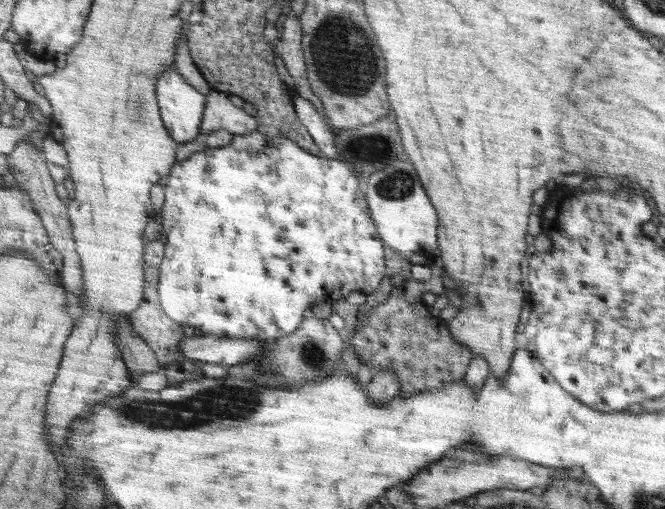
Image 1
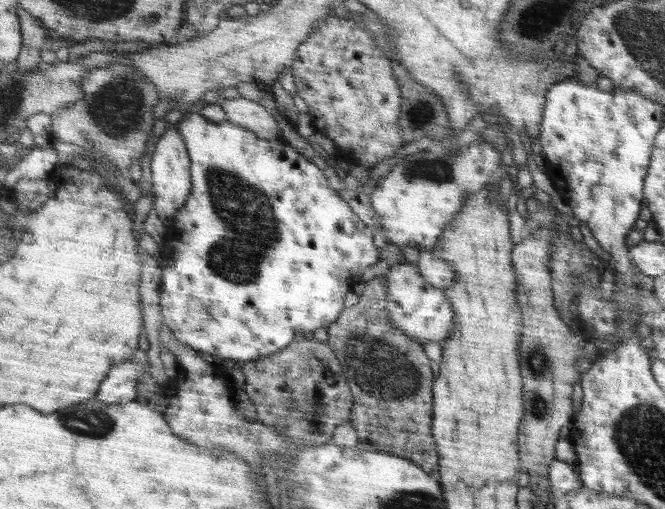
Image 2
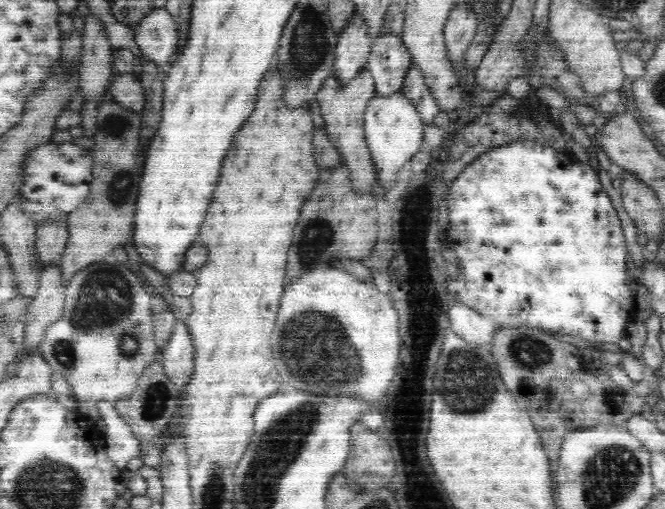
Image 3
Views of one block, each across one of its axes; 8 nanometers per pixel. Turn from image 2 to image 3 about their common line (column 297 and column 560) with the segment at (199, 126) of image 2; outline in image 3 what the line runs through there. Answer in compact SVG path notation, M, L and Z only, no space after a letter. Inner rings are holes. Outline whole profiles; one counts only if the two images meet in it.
M521 139L516 142L508 143L507 145L497 146L491 148L488 152L481 154L478 159L473 159L473 161L460 173L460 176L456 178L455 182L452 182L452 188L450 188L450 194L448 194L448 198L452 198L450 202L452 202L452 210L450 210L450 220L452 220L452 230L450 230L450 234L446 236L448 240L450 240L450 244L452 246L460 246L460 248L464 248L464 250L470 250L470 252L456 252L458 254L458 260L460 260L459 264L463 267L461 268L462 274L457 277L450 277L450 282L448 284L452 284L452 288L456 288L456 298L460 305L469 306L470 308L474 308L478 314L481 316L492 316L494 320L496 320L495 324L498 324L500 328L510 328L510 329L521 329L524 327L528 327L528 329L538 328L540 331L548 330L548 332L562 332L562 334L572 334L572 336L578 336L578 341L580 339L591 341L591 342L614 342L614 344L620 342L622 338L626 338L626 331L628 329L628 324L636 318L636 304L634 304L634 296L632 296L632 292L630 292L630 288L628 288L628 284L626 284L626 264L628 264L628 260L626 260L626 256L628 256L628 248L626 248L626 240L624 240L624 230L622 230L622 222L620 222L620 218L618 218L618 212L614 210L614 206L612 206L612 202L610 202L610 198L606 192L604 192L604 188L602 188L602 184L600 184L600 180L598 180L598 172L594 172L594 169L590 165L586 165L580 162L574 162L574 160L570 160L566 154L562 154L562 152L558 152L557 147L550 146L548 143L543 143L537 139Z

